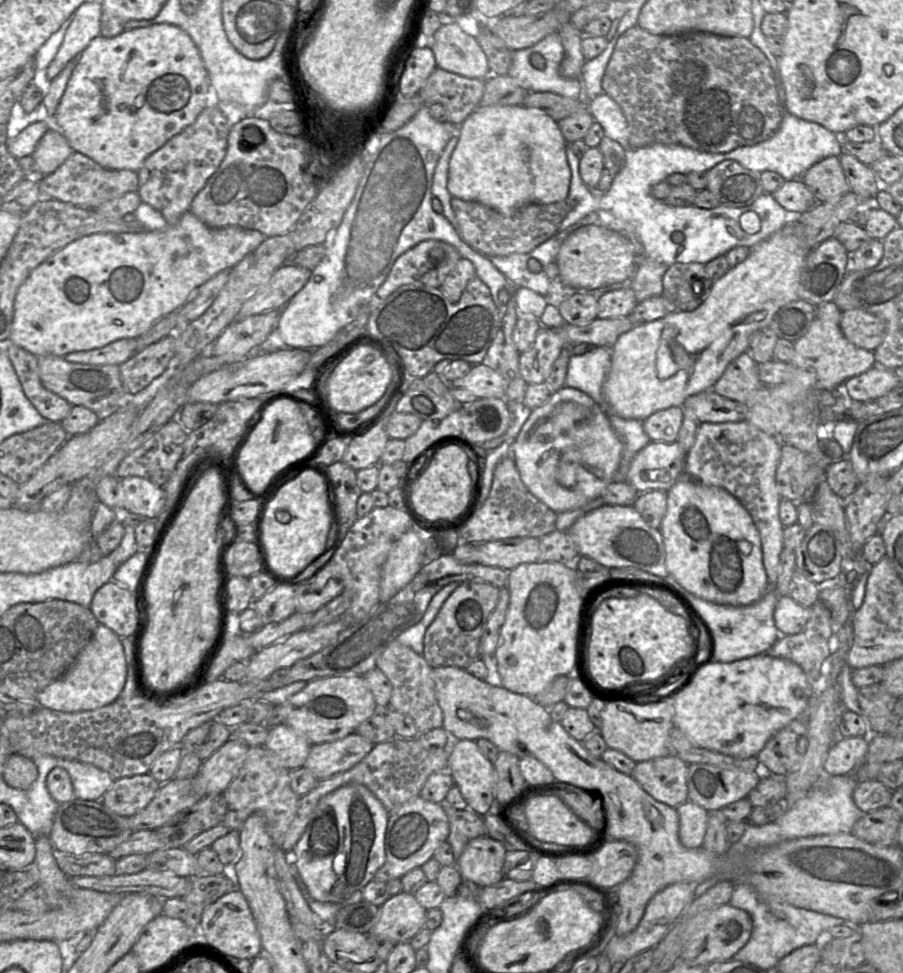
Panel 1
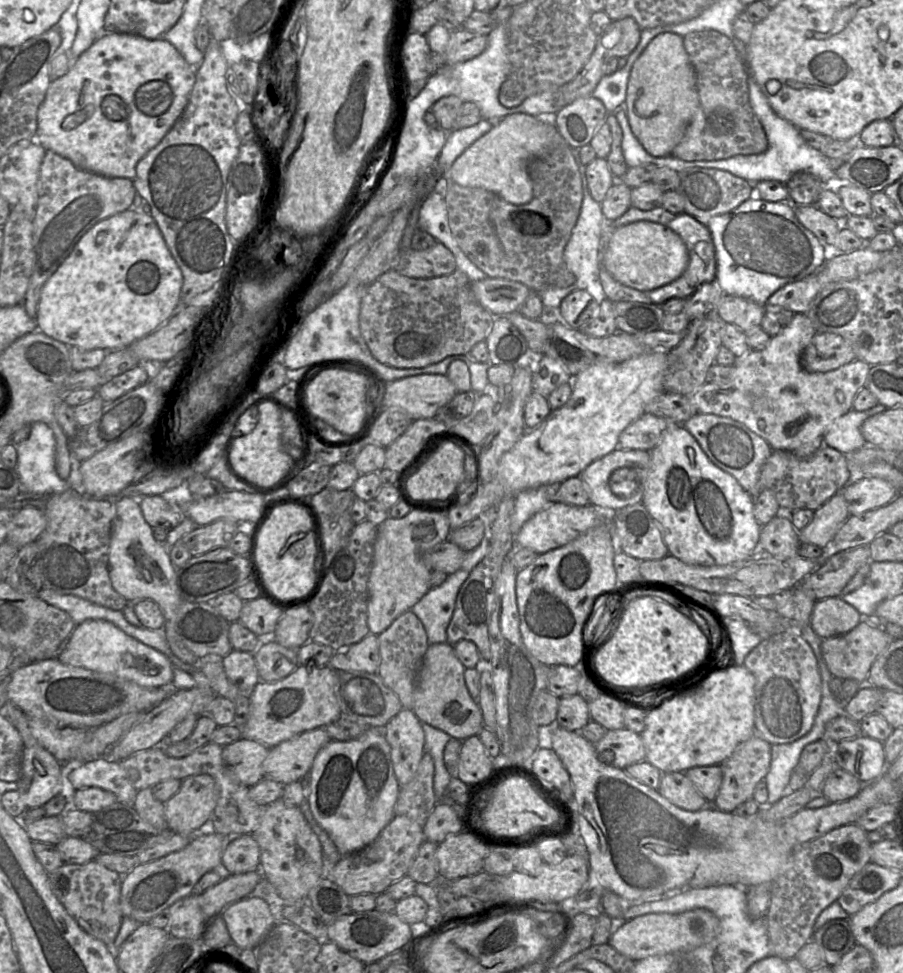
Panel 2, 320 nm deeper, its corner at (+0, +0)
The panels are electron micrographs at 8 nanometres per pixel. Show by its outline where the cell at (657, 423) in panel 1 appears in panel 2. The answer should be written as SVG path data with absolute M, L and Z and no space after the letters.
M644 413L620 434L618 448L651 452L661 441L669 425L664 418Z

